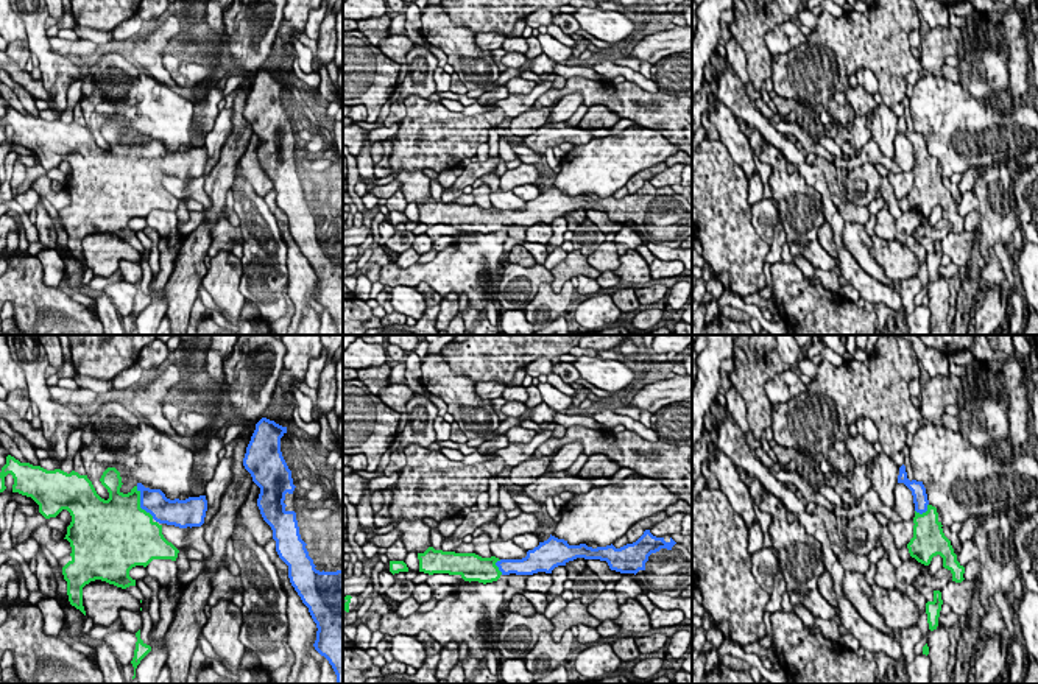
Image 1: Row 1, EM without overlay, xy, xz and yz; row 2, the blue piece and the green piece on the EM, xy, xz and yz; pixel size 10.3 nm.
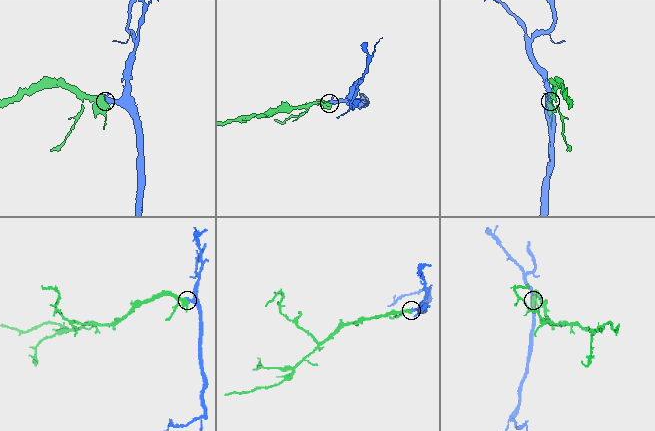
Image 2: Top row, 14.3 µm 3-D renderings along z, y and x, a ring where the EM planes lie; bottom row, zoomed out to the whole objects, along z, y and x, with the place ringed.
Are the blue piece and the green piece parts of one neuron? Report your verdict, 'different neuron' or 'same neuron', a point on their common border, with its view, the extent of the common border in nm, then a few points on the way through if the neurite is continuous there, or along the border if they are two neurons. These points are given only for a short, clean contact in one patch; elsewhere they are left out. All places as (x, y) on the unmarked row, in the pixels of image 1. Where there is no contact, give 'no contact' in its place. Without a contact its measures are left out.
same neuron; meets blue in xy at (141, 155); contact 380 nm long

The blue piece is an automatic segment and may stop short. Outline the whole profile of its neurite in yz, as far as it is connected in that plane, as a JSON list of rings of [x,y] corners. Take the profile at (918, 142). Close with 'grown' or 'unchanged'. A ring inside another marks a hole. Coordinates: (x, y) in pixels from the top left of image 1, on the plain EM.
[[[902,115],[898,134],[904,134],[912,142],[915,154],[913,189],[907,195],[910,207],[929,217],[932,209],[940,206],[943,218],[952,224],[952,232],[962,234],[965,231],[965,218],[957,212],[951,192],[943,184],[937,159],[929,154],[923,132],[910,132]]]; grown

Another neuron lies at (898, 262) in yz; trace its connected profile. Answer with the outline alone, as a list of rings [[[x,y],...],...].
[[[871,237],[871,242],[871,256],[891,282],[906,280],[918,274],[918,257],[907,245],[879,237]]]

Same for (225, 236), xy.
[[[218,217],[215,226],[210,231],[212,243],[207,256],[212,259],[220,251],[232,251],[235,245],[243,246],[242,229],[234,227],[228,218]]]

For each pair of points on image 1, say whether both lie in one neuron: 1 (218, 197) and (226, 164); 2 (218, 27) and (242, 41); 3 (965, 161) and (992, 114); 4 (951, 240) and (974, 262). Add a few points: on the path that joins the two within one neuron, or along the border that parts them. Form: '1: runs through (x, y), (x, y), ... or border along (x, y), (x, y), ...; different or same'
1: runs through (218, 189), (223, 172); same
2: border along (223, 22), (226, 27); different
3: runs through (968, 147), (968, 134), (977, 119); same
4: border along (971, 243), (965, 265); different

